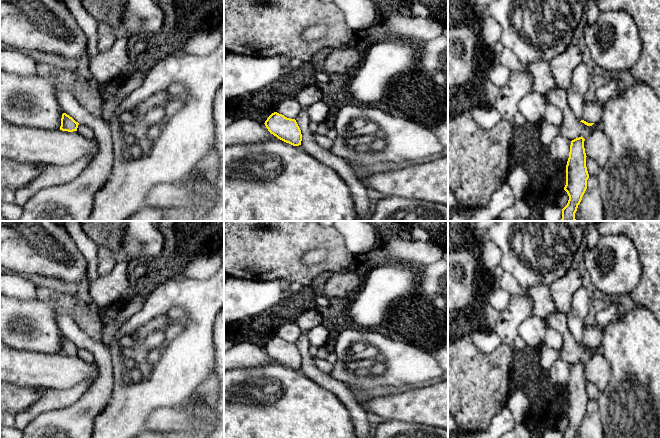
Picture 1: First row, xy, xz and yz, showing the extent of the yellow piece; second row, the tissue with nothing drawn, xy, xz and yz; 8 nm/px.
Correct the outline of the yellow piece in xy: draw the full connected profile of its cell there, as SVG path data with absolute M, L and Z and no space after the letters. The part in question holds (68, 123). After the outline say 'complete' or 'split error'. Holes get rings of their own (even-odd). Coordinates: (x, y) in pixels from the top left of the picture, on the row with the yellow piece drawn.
M66 113L62 114L60 130L73 132L77 131L79 123Z; complete

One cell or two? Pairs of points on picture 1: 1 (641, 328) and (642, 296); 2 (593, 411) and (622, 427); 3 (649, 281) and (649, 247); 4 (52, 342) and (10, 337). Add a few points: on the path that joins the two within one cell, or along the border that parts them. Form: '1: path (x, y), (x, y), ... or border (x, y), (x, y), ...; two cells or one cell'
1: border (636, 304), (649, 310); two cells
2: border (596, 400), (603, 427); two cells
3: path (649, 273), (649, 255); one cell
4: path (42, 337), (20, 337); one cell

